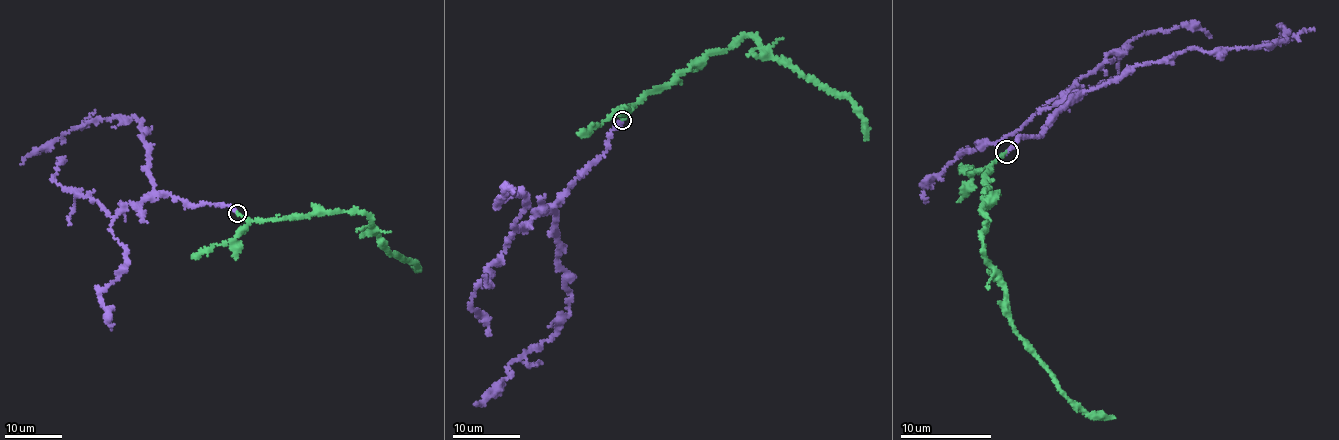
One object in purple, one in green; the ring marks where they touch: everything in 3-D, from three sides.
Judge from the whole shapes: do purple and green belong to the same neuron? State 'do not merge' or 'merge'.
merge

